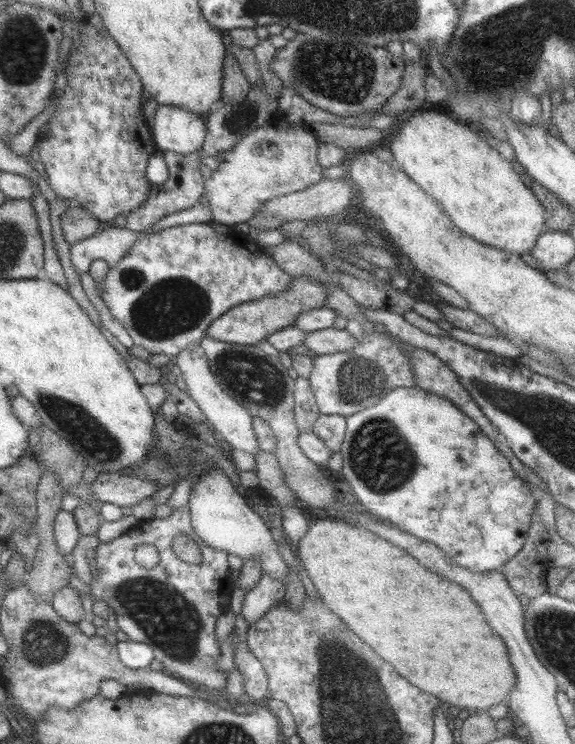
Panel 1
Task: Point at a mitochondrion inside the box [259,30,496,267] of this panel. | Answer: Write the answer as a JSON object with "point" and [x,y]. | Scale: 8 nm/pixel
{"point":[346,74]}

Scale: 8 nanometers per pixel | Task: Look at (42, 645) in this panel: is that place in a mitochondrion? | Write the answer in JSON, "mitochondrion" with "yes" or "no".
{"mitochondrion":"yes"}

